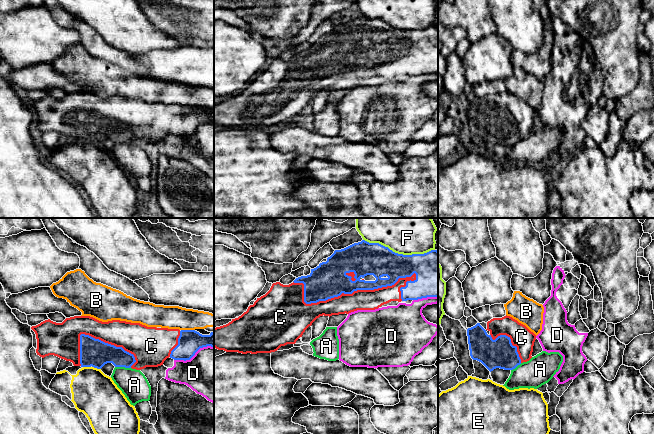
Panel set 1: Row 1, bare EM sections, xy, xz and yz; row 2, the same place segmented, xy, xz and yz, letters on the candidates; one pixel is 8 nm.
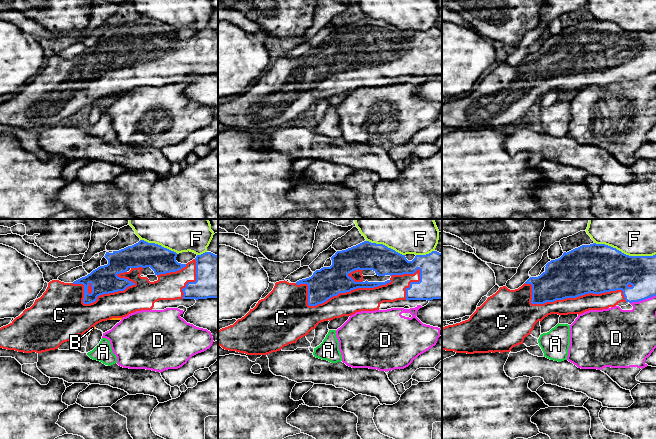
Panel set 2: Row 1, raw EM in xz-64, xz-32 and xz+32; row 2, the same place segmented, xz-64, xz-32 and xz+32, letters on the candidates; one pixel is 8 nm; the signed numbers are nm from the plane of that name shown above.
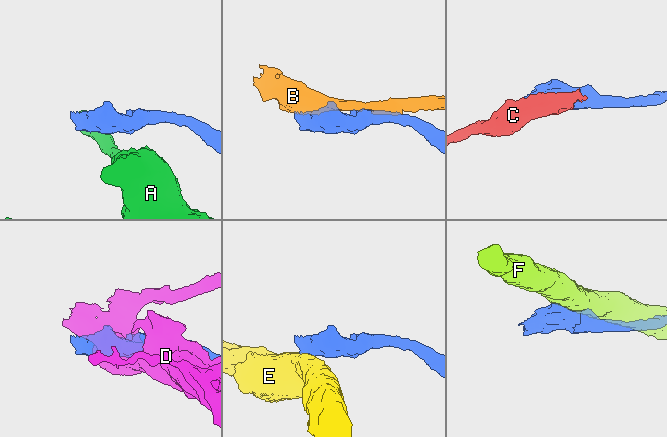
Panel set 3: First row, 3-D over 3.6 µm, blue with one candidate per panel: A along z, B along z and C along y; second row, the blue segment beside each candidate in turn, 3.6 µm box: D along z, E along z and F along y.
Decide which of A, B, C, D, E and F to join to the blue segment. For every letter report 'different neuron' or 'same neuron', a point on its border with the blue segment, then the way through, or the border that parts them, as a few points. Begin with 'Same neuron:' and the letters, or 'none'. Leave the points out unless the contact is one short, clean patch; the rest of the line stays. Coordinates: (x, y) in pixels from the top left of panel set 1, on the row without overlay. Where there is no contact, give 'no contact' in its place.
Same neuron: C
A: different neuron; contact xy (123, 142); border xy (115, 142), (130, 144)
B: different neuron; contact xy (188, 106)
C: same neuron; contact xz (346, 69)
D: different neuron; contact xy (193, 131)
E: different neuron; contact xy (96, 143); border xy (92, 142), (100, 145)
F: different neuron; contact xz (399, 30)

